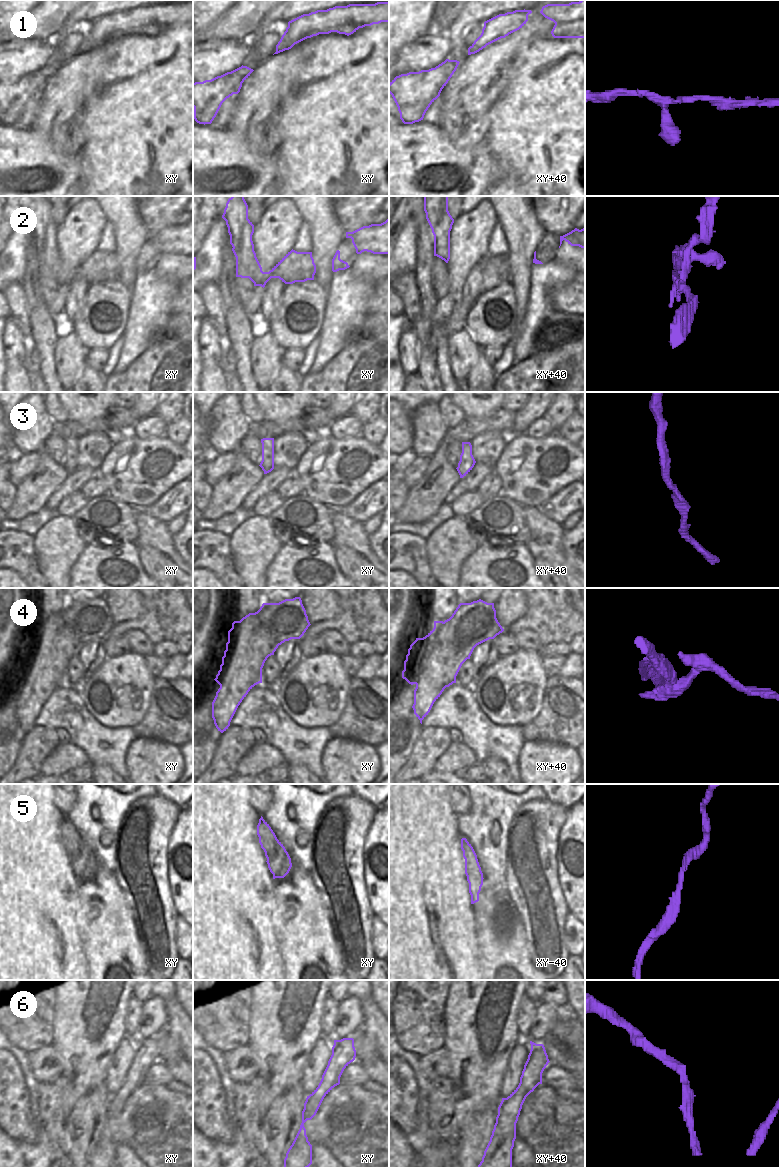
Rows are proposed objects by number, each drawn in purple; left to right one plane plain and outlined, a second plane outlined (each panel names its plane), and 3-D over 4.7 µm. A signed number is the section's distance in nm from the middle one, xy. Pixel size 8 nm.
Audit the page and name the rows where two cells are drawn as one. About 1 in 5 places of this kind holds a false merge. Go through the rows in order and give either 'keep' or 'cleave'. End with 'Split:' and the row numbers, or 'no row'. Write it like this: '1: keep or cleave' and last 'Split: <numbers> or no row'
1: keep
2: cleave
3: keep
4: cleave
5: keep
6: cleave
Split: 2, 4, 6

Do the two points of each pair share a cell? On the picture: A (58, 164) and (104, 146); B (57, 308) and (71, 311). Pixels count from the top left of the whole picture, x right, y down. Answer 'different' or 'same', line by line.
A: different
B: different

